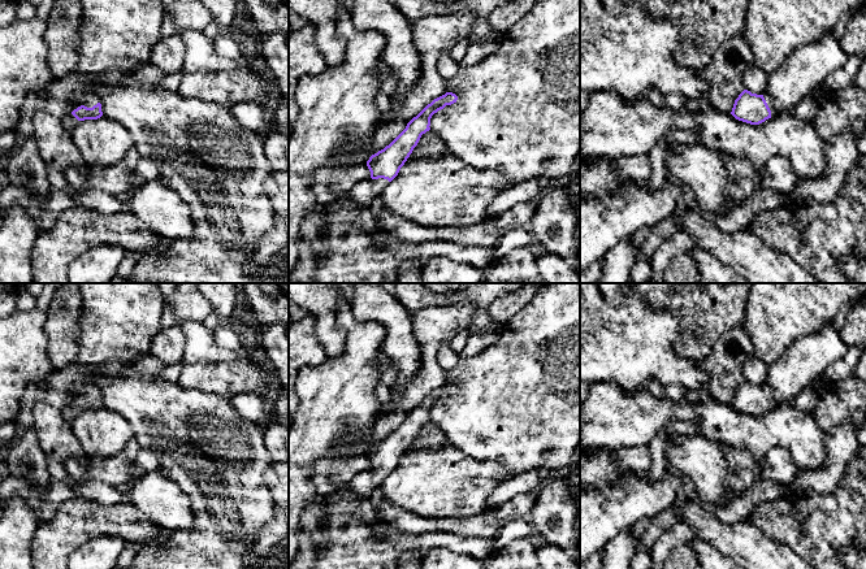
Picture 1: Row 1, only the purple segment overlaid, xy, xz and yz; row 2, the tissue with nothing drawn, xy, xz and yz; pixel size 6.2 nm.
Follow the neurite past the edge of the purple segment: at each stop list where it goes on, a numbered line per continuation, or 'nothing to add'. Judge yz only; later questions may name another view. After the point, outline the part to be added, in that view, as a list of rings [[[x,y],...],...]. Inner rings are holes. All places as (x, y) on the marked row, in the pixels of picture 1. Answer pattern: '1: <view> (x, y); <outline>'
1: yz (767, 98); [[[765,94],[763,97],[765,97],[765,100],[766,100],[768,108],[770,108],[770,110],[771,110],[771,117],[778,116],[775,108],[774,108],[772,97],[771,97],[768,94]]]

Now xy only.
1: xy (89, 99); [[[95,92],[77,94],[73,96],[73,104],[74,104],[73,110],[81,105],[85,105],[87,108],[92,108],[98,103],[99,103],[99,97]]]

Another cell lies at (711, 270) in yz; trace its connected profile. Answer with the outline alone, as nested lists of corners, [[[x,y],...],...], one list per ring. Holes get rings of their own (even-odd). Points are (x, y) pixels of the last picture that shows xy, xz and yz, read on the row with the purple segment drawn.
[[[693,247],[690,255],[697,262],[698,272],[702,277],[701,283],[750,283],[707,251]]]

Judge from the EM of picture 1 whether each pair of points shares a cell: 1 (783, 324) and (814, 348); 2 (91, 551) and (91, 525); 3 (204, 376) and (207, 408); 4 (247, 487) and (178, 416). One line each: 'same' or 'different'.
1: different
2: different
3: different
4: same

